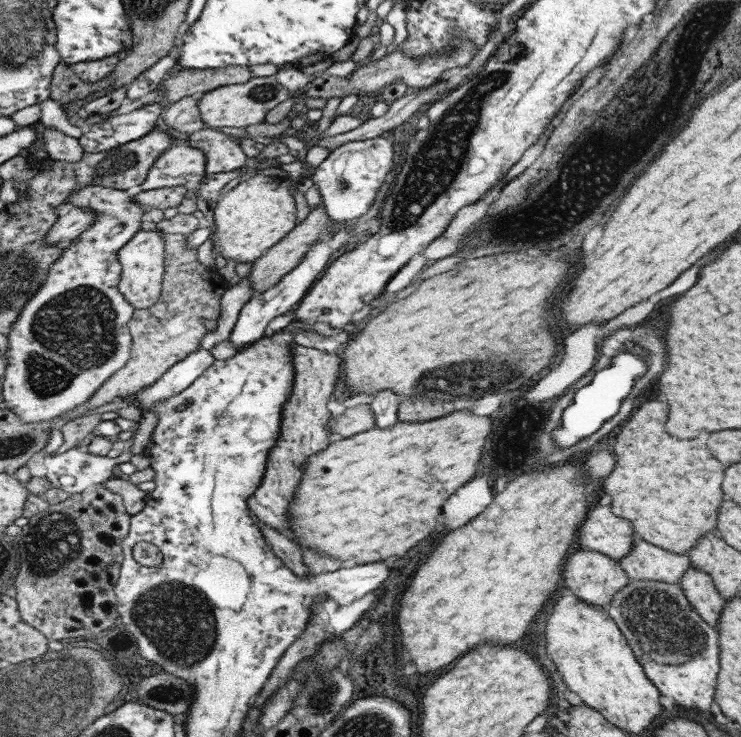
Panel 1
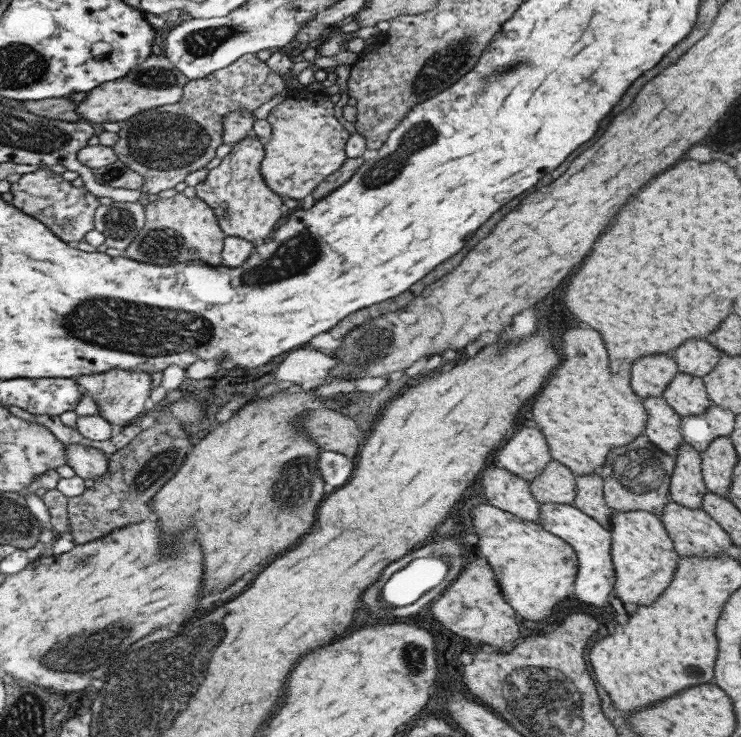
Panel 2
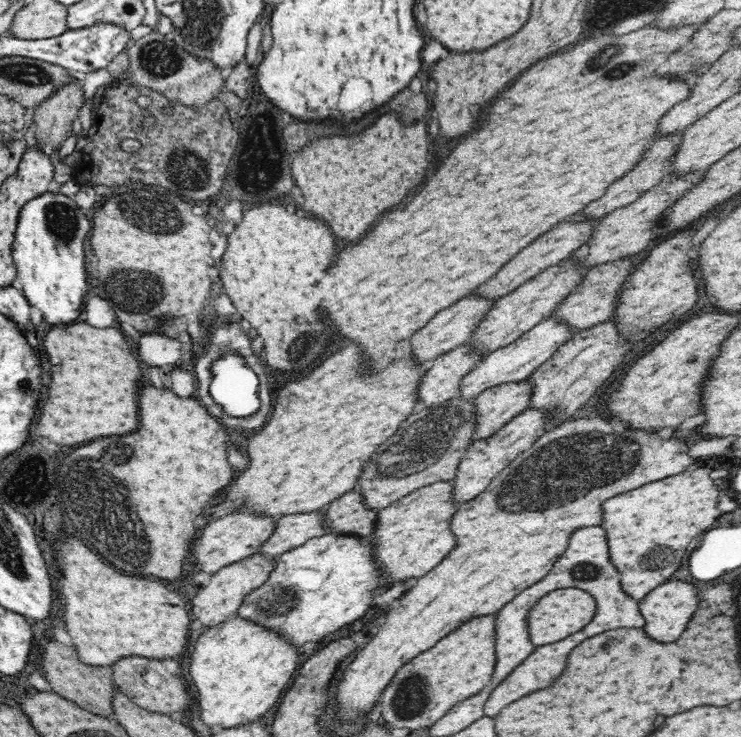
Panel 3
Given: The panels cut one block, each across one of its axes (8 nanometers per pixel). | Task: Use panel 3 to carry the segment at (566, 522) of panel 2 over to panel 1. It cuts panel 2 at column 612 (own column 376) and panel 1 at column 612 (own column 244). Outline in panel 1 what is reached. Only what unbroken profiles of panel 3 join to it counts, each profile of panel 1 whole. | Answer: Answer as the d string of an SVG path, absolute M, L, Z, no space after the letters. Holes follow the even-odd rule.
M629 580L605 609L659 694L709 716L719 670L717 631L692 609L679 585Z

